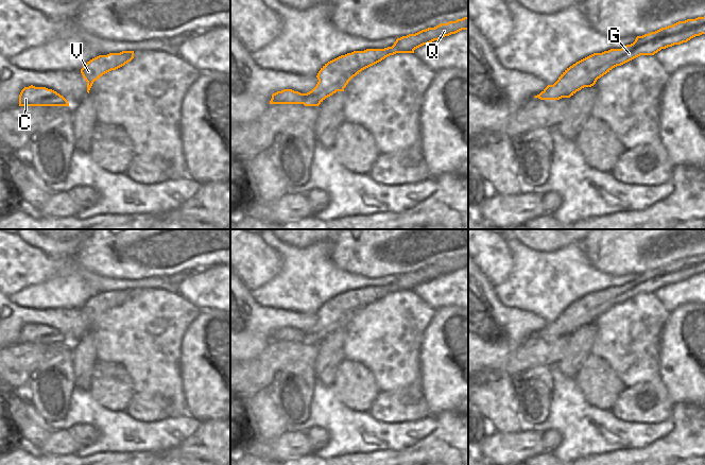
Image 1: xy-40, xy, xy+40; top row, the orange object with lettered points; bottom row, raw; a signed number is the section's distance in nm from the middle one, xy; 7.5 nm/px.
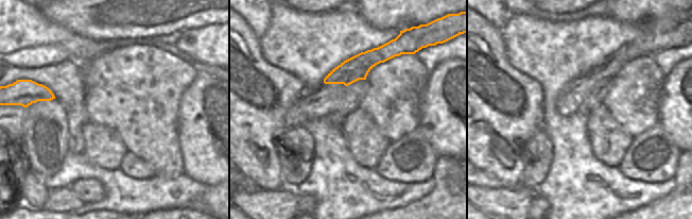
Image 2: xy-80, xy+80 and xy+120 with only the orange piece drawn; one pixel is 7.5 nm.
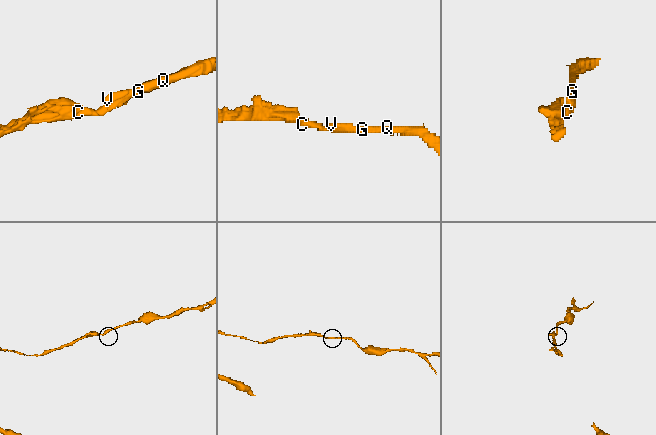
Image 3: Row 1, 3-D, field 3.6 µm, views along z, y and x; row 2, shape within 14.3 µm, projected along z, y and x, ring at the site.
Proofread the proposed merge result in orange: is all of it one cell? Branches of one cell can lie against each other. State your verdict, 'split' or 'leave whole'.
leave whole

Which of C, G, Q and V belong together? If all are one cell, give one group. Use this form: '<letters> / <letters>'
C G Q V

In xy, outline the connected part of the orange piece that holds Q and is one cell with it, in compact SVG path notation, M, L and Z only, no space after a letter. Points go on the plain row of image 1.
M468 255L402 274L397 276L392 285L366 287L341 293L321 306L316 313L319 320L311 329L300 331L292 327L283 327L272 332L270 342L319 344L326 335L337 329L344 329L348 320L362 308L381 299L385 295L396 291L414 291L415 287L424 282L455 272L462 268L468 268Z

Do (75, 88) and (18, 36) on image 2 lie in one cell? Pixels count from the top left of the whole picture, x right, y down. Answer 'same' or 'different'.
different

